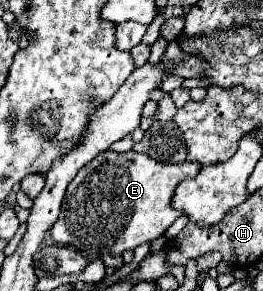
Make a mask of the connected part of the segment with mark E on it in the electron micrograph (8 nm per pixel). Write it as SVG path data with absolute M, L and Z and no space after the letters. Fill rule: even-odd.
M105 150L85 164L67 186L61 214L51 228L51 238L61 246L79 246L79 252L87 260L95 260L99 254L121 256L125 250L135 250L159 238L179 218L179 212L171 208L171 196L177 184L197 176L199 168L199 164L191 162L159 164L147 154L133 150Z

